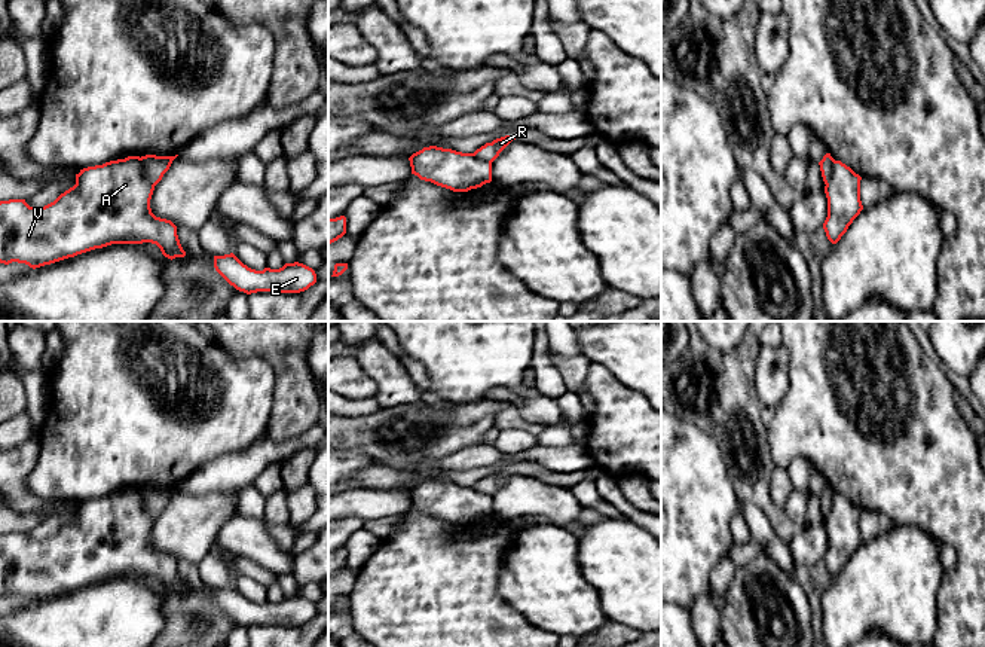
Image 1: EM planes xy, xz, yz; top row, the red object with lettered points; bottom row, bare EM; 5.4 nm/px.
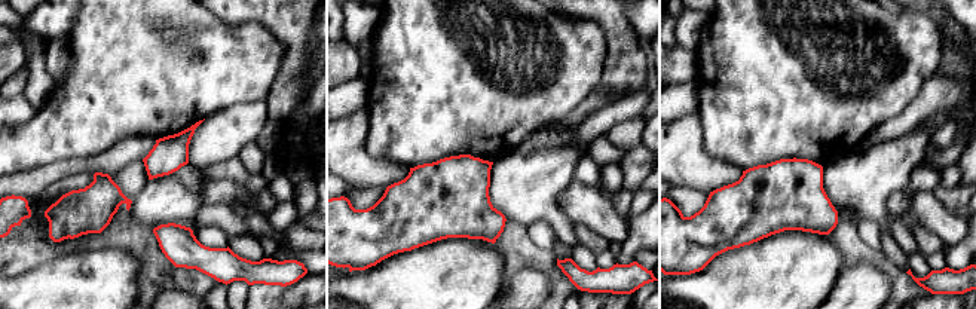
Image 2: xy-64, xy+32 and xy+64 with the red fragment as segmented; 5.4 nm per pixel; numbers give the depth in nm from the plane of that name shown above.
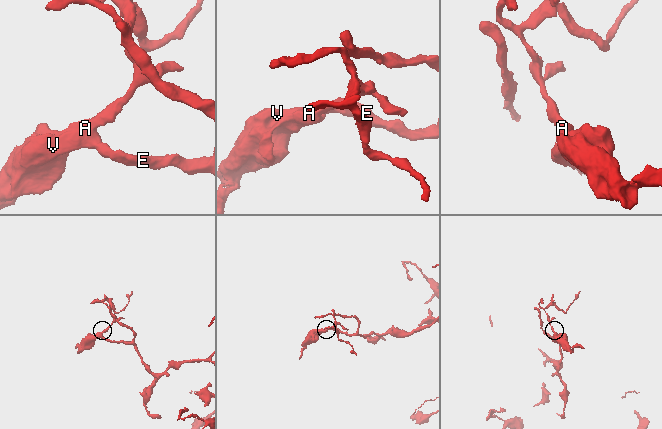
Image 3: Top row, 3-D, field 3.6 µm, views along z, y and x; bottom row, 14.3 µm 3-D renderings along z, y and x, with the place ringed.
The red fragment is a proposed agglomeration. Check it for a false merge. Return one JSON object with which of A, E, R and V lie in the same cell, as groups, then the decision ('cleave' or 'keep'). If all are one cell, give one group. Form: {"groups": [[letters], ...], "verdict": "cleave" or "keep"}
{"groups": [["A", "E", "V"], ["R"]], "verdict": "cleave"}

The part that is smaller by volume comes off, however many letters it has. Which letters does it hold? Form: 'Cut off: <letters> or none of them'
Cut off: R

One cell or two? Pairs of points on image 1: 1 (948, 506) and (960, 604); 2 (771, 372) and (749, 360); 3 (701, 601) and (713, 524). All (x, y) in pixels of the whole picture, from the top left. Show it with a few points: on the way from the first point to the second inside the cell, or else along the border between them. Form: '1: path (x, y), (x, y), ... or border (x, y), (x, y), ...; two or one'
1: path (967, 530), (967, 580); one
2: border (761, 344), (753, 371); two
3: border (709, 591), (699, 595), (688, 609); two

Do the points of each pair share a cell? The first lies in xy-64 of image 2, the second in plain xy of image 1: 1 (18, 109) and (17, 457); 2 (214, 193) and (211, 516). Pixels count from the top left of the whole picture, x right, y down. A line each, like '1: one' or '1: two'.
1: one
2: two

